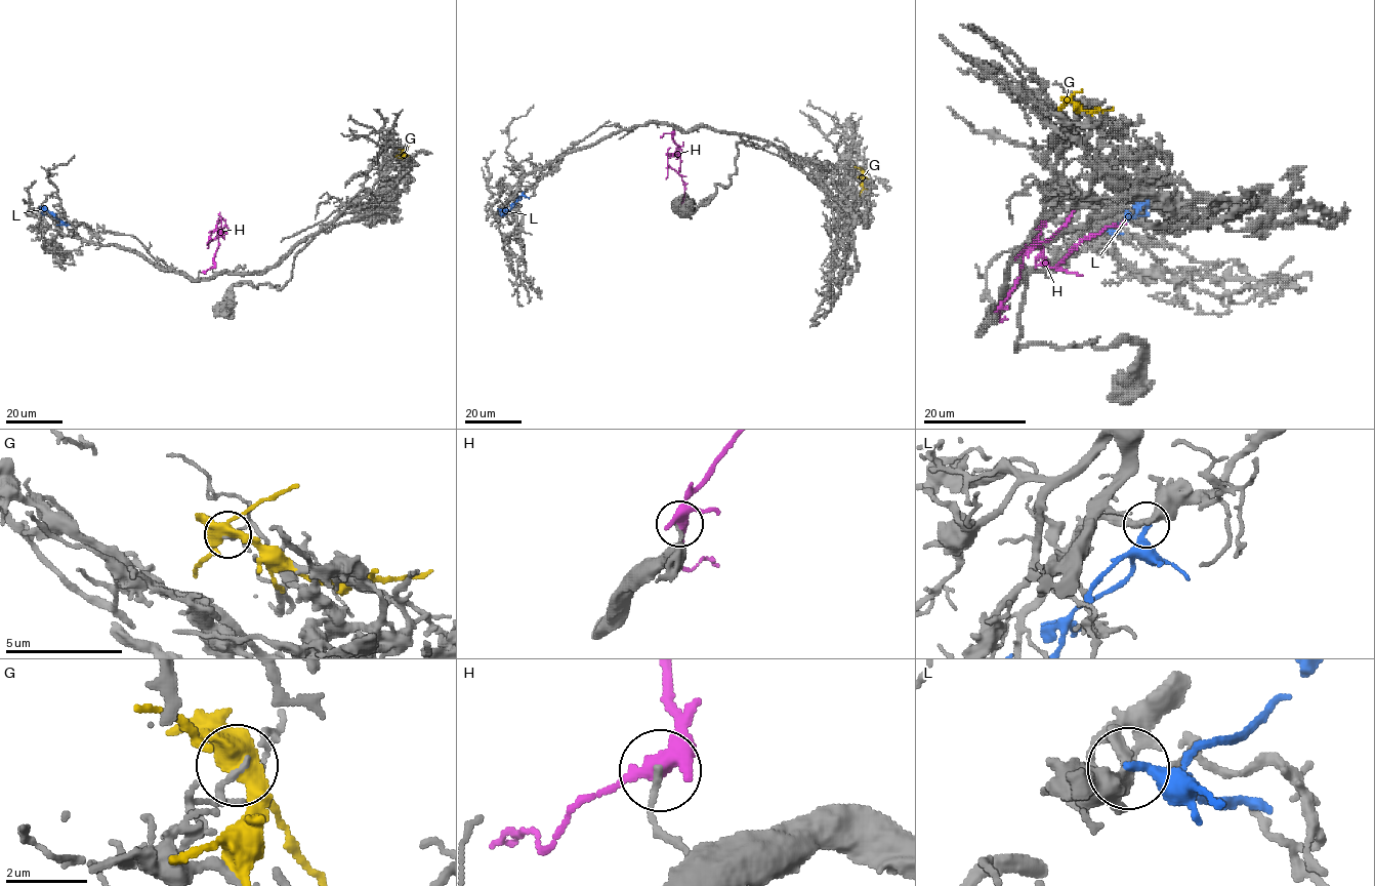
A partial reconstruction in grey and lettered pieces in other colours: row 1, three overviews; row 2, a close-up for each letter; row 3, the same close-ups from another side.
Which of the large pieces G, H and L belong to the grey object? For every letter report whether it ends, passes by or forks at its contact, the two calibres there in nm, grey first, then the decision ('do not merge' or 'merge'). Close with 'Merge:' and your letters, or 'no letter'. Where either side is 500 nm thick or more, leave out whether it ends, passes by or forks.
G: it forks | 140/440 nm | do not merge
H: it forks | 130/320 nm | do not merge
L: it ends | 400/280 nm | do not merge
Merge: no letter

